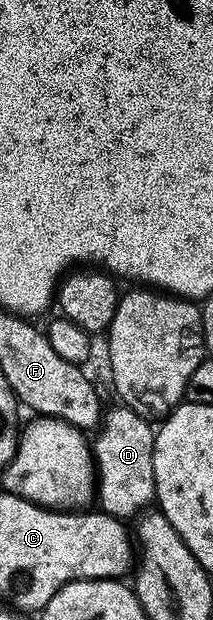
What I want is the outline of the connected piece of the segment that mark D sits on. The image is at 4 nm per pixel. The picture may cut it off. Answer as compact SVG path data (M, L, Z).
M116 404L116 407L105 411L97 435L99 436L94 440L93 455L97 463L97 493L101 511L123 520L133 519L145 511L155 499L153 472L155 429L146 418L133 409Z

